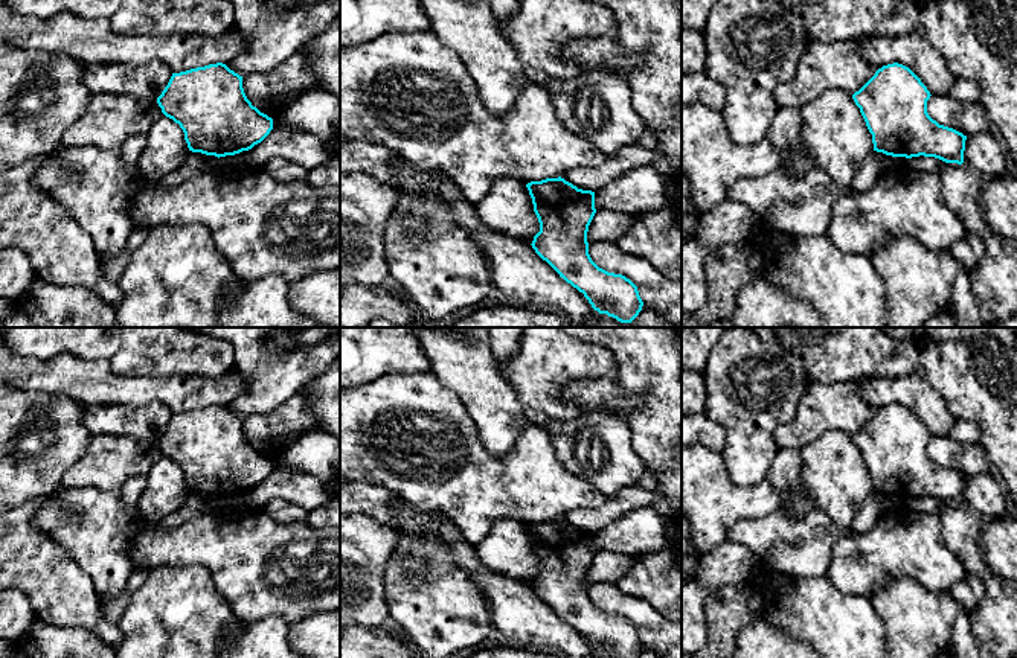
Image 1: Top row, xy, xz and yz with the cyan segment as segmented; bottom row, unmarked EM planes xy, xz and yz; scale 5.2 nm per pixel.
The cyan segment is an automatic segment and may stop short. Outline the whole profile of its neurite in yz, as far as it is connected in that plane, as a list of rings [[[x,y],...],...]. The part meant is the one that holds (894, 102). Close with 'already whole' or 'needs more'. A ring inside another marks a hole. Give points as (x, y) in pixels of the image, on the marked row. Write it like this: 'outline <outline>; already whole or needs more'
outline [[[893,62],[883,65],[852,94],[855,105],[872,134],[874,151],[892,157],[935,157],[945,163],[964,163],[967,136],[939,125],[927,113],[930,91],[921,79],[906,65]]]; already whole

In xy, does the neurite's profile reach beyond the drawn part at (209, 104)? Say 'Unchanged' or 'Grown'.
Unchanged

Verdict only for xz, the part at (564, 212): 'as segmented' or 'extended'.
as segmented

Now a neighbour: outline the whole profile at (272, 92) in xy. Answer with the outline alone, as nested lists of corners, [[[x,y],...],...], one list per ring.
[[[302,49],[268,72],[256,72],[242,78],[247,99],[268,117],[281,114],[305,91],[317,90],[317,79],[306,67]]]

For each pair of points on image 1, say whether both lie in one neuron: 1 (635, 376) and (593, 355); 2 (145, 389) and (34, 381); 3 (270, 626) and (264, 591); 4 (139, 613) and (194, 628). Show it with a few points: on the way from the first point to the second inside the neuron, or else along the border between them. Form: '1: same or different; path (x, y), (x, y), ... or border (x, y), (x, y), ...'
1: different; border (595, 343), (613, 355), (618, 378)
2: same; path (118, 389), (92, 381), (61, 381)
3: different; border (243, 622), (256, 622), (278, 616), (288, 623)
4: same; path (153, 613), (162, 616), (171, 625), (180, 626)

